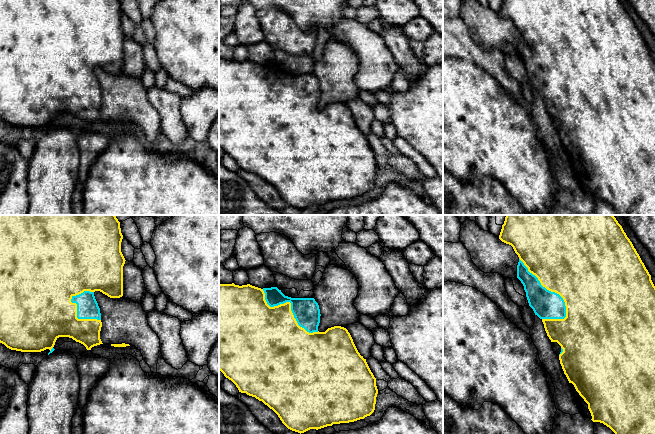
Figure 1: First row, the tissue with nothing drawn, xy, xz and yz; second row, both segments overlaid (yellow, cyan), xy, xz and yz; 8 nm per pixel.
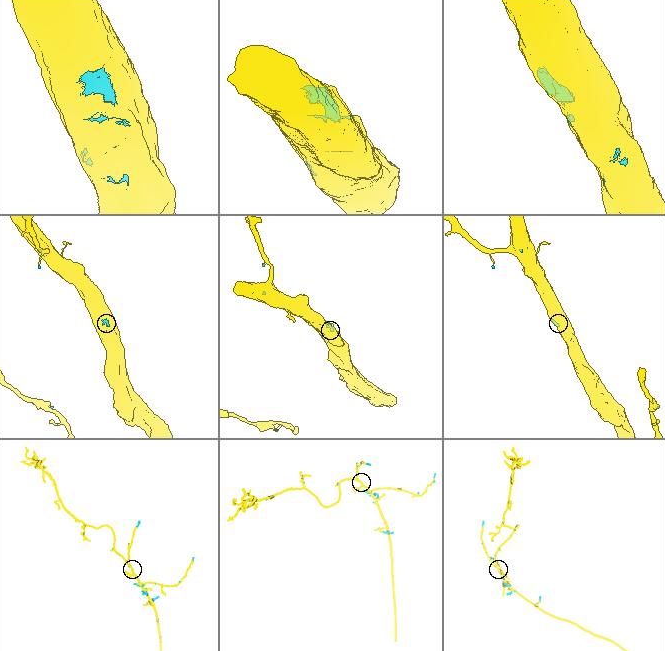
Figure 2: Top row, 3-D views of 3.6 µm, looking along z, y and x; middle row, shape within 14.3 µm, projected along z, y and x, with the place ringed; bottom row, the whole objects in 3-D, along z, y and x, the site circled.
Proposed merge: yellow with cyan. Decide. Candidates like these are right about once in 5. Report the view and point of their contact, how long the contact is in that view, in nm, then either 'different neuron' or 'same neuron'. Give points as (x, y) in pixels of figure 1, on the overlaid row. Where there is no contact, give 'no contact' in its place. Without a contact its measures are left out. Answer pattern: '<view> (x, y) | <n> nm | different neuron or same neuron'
yz (549, 290) | 600 nm | same neuron

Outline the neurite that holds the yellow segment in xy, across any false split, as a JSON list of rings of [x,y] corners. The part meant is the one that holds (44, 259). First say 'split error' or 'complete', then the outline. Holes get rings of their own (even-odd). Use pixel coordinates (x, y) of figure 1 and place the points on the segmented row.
split error; [[[0,215],[0,343],[11,350],[21,352],[41,352],[49,349],[50,352],[48,355],[55,350],[53,347],[59,337],[72,338],[76,342],[83,344],[87,350],[91,350],[92,347],[103,344],[100,339],[102,327],[101,313],[94,292],[100,291],[110,298],[120,298],[123,296],[123,266],[126,260],[121,252],[122,239],[123,235],[121,233],[120,222],[115,215]]]

